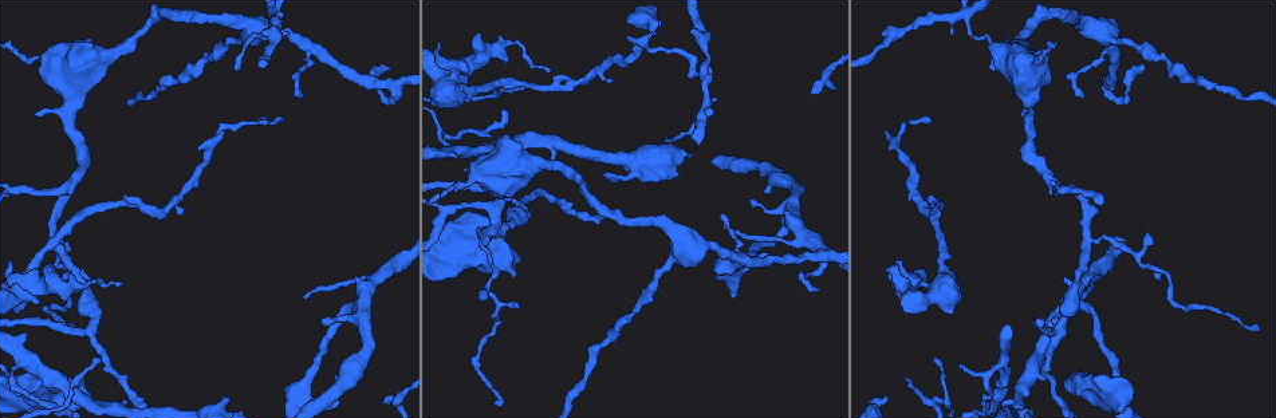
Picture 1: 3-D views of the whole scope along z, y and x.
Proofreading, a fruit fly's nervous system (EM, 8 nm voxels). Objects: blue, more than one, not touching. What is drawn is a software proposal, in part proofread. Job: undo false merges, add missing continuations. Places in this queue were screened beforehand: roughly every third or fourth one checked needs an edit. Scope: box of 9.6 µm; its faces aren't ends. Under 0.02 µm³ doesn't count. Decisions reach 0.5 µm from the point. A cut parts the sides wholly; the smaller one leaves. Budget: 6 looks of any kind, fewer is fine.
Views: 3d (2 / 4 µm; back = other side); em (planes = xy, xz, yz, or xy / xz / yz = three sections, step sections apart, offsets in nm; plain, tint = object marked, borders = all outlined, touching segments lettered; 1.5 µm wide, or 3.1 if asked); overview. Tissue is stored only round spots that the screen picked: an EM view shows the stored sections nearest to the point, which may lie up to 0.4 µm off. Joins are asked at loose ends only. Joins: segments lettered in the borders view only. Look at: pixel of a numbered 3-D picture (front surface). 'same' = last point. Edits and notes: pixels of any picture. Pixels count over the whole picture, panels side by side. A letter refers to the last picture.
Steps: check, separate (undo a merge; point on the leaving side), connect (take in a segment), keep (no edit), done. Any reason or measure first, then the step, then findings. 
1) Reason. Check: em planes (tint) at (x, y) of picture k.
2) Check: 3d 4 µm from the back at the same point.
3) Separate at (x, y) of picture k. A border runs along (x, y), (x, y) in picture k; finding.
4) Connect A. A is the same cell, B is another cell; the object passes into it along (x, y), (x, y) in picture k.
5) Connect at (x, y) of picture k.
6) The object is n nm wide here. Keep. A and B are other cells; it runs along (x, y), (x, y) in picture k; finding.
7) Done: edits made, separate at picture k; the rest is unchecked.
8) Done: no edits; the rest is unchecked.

A narrow waist. Check: 3d 2 µm at (281, 27) of picture 1.

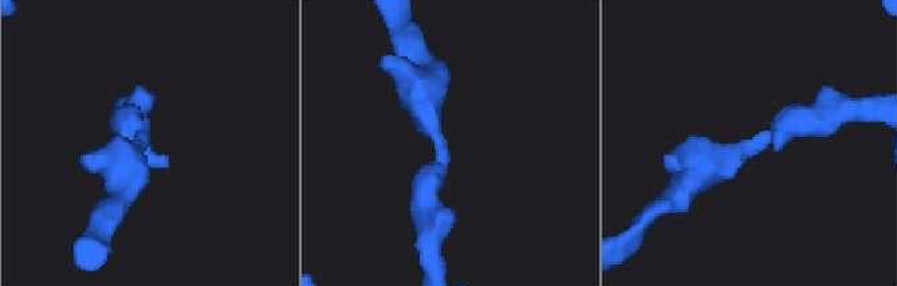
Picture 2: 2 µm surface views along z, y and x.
The arms are 160, 200 nm wide. Check: em xz step 4 (tint) at (439, 162) of picture 2.

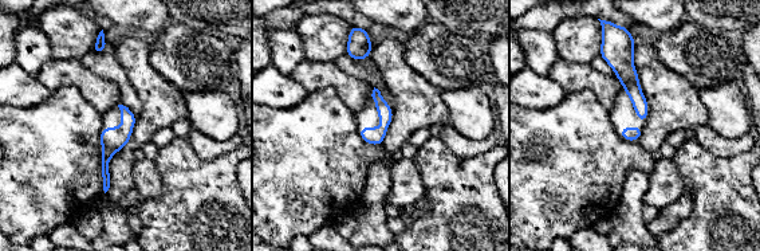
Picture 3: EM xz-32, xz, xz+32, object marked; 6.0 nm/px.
Check: em planes (borders) at the same point.

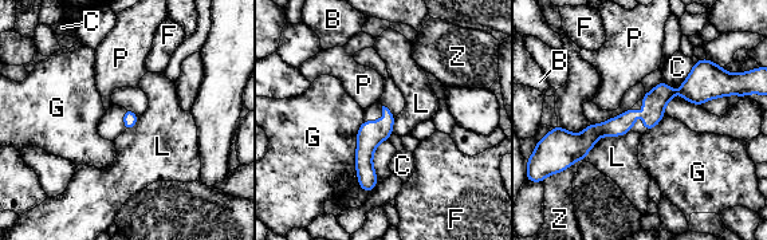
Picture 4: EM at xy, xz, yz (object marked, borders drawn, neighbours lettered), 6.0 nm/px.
Keep. B, C, F, G, L, P and Z are other cells; it runs along (722, 93), (664, 94), (571, 138) in picture 4; all the same neuron.

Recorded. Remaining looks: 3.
Sharp bend. Check: em planes (borders) at (162, 215) of picture 1.

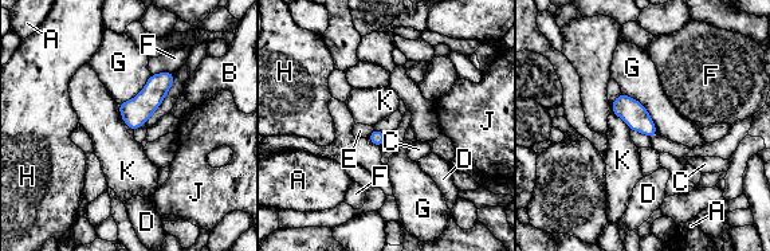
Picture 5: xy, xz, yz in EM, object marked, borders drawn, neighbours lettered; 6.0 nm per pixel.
Keep. A, B, C, D, E, F, G, H, J and K are other cells; a border runs along (621, 91), (644, 106), (659, 134) in picture 5; continuous, no second neuron.

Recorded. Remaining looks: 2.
Three-way junction. Check: em planes (tint) at (929, 287) of picture 1.

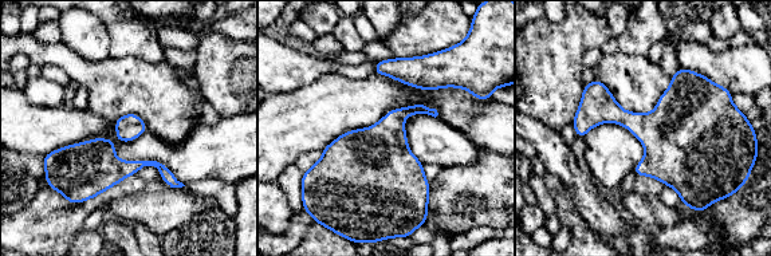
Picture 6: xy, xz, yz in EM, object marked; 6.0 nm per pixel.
See the neighbours. Check: em planes (borders) at the same point.

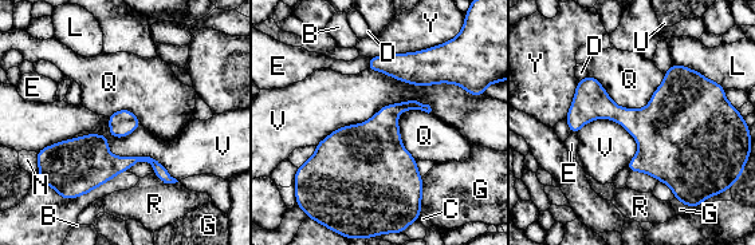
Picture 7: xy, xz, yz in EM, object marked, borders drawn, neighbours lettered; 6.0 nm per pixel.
Keep. B, C, D, E, G, L, N, Q, R, U, V and Y are other cells; a border runs along (36, 151), (102, 134), (177, 181) in picture 7; one neuron here.

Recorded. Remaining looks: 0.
Done: no edits; the rest is unchecked.

